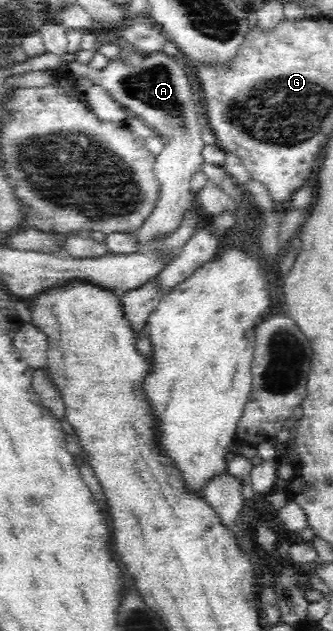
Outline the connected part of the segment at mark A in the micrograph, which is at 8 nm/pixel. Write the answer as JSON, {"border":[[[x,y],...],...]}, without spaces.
{"border":[[[162,50],[146,54],[139,66],[129,67],[116,59],[110,59],[108,64],[98,69],[87,64],[71,61],[67,64],[67,72],[73,78],[87,76],[94,84],[101,85],[116,101],[133,115],[141,118],[154,130],[159,130],[167,136],[162,152],[156,156],[153,170],[159,181],[159,199],[154,212],[147,218],[139,229],[139,250],[146,251],[158,237],[163,237],[172,229],[179,227],[194,204],[195,196],[192,193],[190,182],[197,170],[202,170],[203,143],[201,128],[197,121],[197,107],[193,102],[191,84],[185,70],[179,65],[177,57],[171,57]]]}

